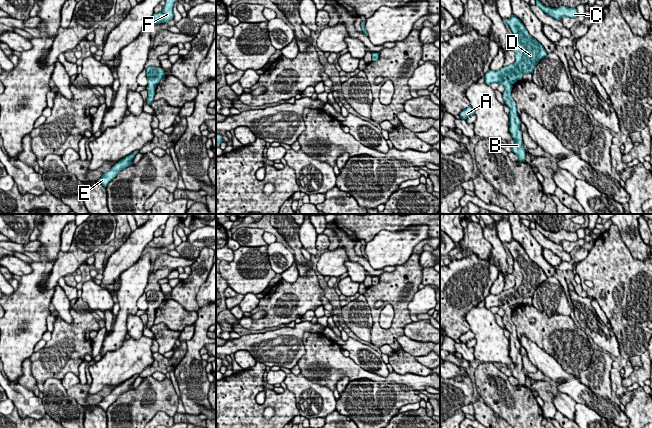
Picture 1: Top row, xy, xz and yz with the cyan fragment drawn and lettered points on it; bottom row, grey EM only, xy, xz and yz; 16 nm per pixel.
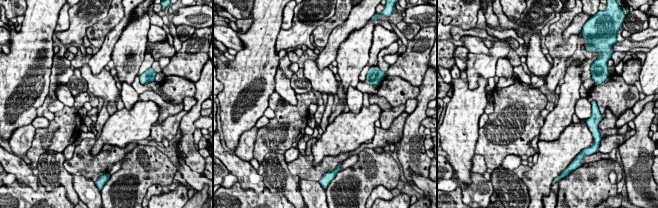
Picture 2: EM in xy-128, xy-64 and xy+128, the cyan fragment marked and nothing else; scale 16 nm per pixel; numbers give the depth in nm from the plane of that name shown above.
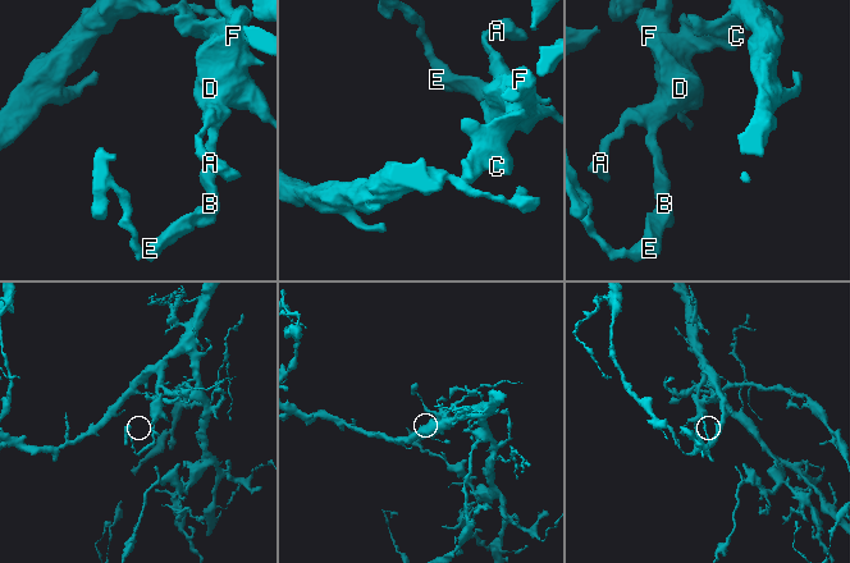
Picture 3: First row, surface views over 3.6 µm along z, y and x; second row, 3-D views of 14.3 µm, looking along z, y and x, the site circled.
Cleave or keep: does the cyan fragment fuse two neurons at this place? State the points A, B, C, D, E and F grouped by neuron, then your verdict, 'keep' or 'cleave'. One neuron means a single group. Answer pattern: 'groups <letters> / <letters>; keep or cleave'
groups A B C D E F; keep

